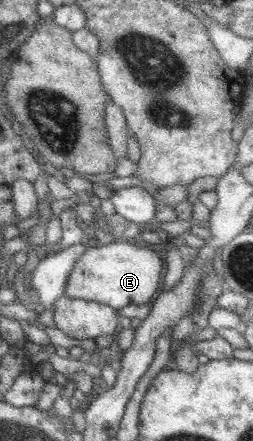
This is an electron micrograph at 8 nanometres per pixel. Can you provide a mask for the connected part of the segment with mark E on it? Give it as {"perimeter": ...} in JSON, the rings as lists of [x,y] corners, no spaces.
{"perimeter":[[[117,239],[109,245],[87,248],[72,265],[63,295],[109,304],[117,311],[125,305],[150,304],[160,283],[163,258],[161,248],[142,242],[130,245],[124,239]]]}

